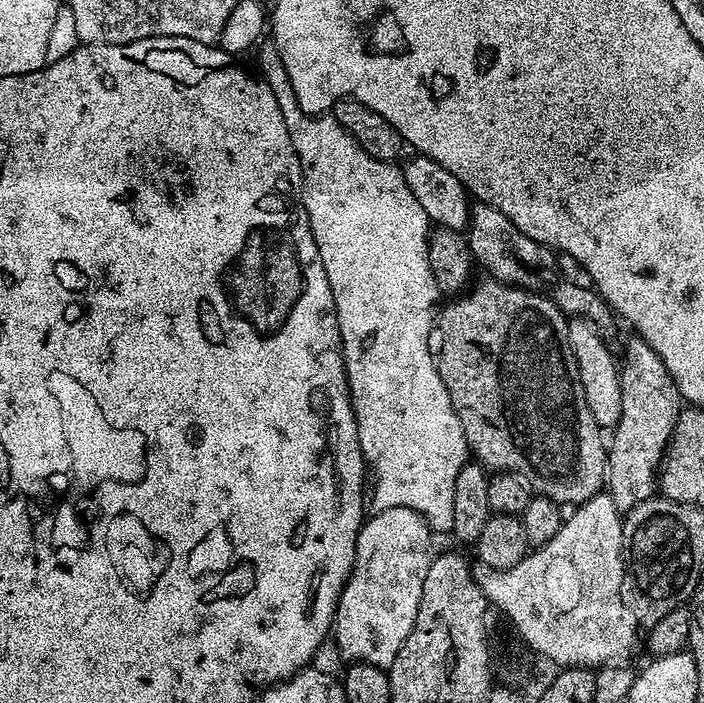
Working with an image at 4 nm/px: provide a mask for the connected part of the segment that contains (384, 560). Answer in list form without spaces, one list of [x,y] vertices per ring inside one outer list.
[[[388,508],[385,512],[369,515],[361,523],[360,530],[356,533],[356,557],[352,563],[352,573],[345,580],[344,589],[340,592],[339,607],[330,629],[331,635],[336,635],[337,650],[348,662],[380,666],[395,656],[406,635],[405,629],[400,629],[400,612],[396,609],[396,603],[400,600],[400,587],[415,574],[416,567],[418,572],[421,565],[429,559],[428,536],[430,537],[430,529],[424,517],[409,508]]]

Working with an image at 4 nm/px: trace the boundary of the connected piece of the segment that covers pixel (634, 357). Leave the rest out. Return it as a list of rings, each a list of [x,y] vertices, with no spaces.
[[[633,335],[624,348],[624,364],[618,368],[620,417],[612,445],[606,448],[606,492],[620,510],[649,499],[658,484],[658,467],[672,436],[676,415],[682,410],[680,392],[668,371],[642,337]]]

